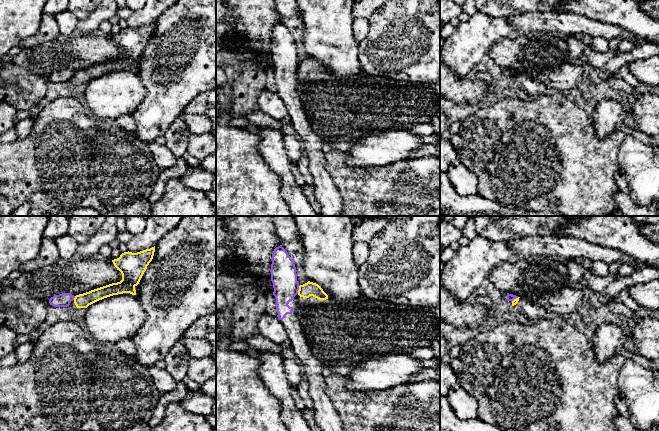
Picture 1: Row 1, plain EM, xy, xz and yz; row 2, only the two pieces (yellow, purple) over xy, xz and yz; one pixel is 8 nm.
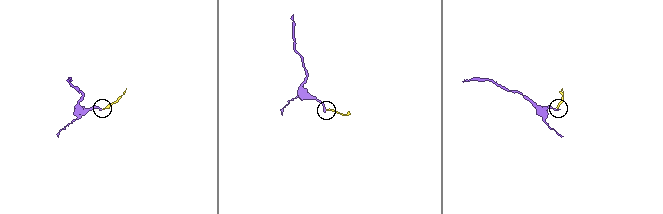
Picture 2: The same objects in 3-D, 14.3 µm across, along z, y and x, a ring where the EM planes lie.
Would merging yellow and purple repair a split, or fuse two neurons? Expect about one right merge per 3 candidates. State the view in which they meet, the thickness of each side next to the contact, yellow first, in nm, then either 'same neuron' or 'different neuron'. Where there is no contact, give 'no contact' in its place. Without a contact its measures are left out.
meets yellow in xz; 120 nm thick on the yellow side, 200 nm on the other; different neuron

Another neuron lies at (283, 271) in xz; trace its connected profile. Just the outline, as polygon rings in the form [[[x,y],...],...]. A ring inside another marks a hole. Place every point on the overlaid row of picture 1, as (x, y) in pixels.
[[[282,245],[276,247],[272,253],[271,281],[277,317],[287,333],[287,344],[295,352],[297,361],[303,369],[303,378],[309,384],[309,394],[314,402],[315,422],[320,431],[342,431],[342,420],[325,392],[323,365],[313,355],[303,332],[301,315],[296,303],[300,286],[296,267]]]

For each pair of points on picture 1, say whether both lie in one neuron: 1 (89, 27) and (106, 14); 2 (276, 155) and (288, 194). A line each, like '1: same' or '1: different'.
1: same
2: same

